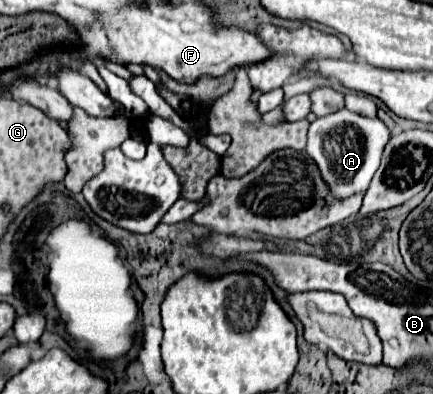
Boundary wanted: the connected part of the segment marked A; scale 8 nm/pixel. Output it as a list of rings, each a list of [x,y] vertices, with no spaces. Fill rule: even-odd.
[[[342,109],[342,111],[336,111],[334,115],[318,117],[310,125],[306,153],[318,165],[320,175],[330,189],[330,195],[336,201],[344,201],[368,189],[388,139],[390,139],[390,131],[378,117],[366,119],[362,115],[354,115],[348,109]]]

